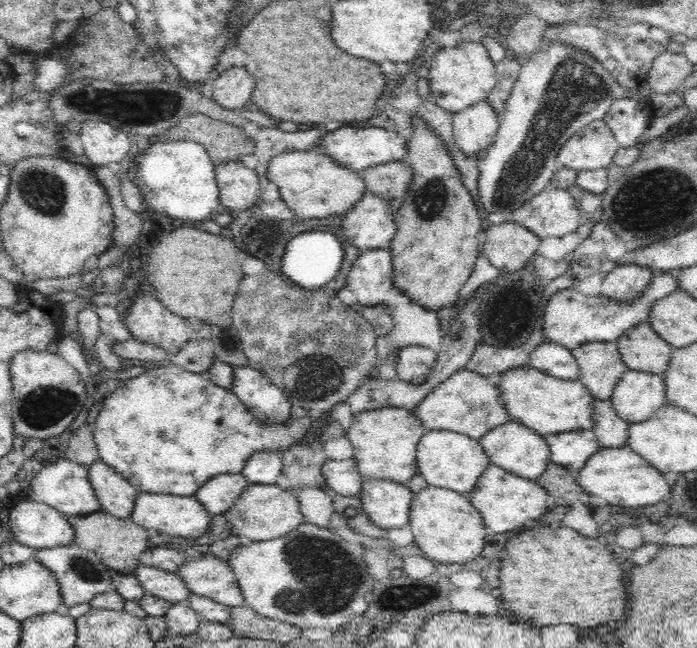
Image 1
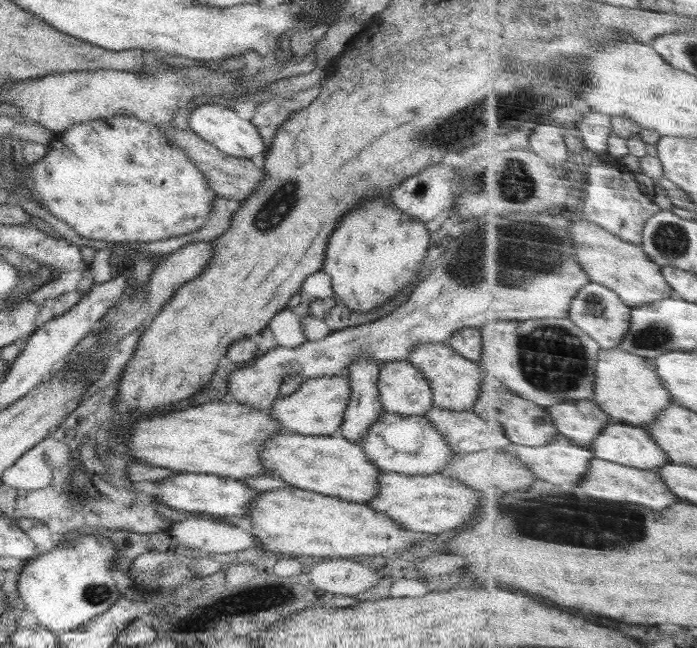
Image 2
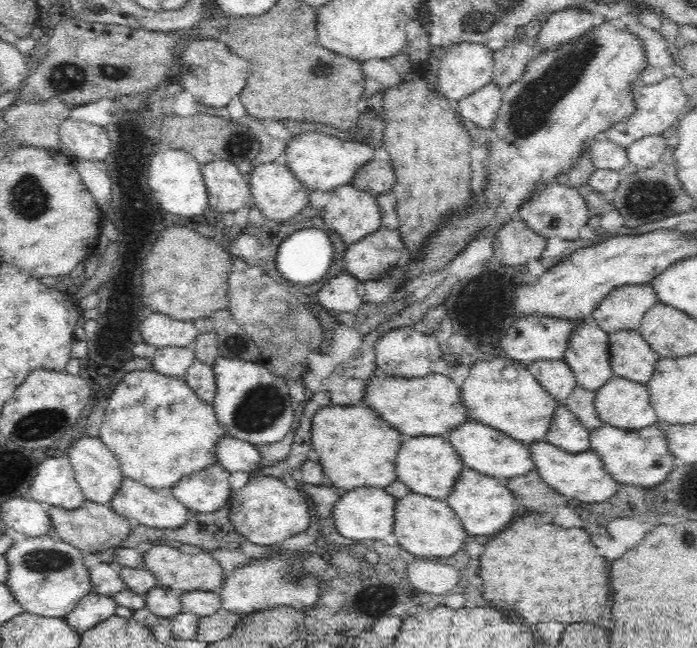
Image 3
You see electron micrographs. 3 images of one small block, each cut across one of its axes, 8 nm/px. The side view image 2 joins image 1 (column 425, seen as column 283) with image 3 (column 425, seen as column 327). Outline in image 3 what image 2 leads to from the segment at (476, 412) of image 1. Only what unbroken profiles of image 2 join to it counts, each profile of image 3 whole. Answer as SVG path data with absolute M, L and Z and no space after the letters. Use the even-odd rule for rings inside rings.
M377 373L368 380L364 400L380 419L412 437L445 435L448 430L468 421L468 411L460 400L461 388L444 374L430 373L422 378L404 378Z

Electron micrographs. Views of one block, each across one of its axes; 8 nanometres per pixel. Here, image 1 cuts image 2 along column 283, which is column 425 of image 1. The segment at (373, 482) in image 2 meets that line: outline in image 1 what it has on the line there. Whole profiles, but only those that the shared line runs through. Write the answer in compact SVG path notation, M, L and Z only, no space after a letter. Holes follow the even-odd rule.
M452 430L428 431L416 446L417 466L428 485L469 494L477 486L482 474L489 468L490 460L479 439L470 438Z

